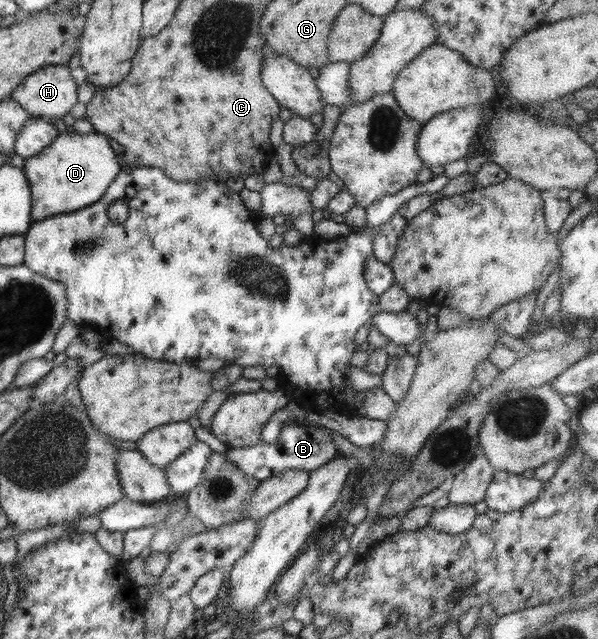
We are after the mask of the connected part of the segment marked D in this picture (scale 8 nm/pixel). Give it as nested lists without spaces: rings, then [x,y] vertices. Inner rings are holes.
[[[71,130],[60,133],[42,152],[25,159],[22,170],[28,179],[31,190],[31,219],[33,222],[44,220],[49,216],[60,215],[86,208],[98,202],[116,175],[122,170],[119,155],[108,142],[108,136],[97,131],[87,135]]]

